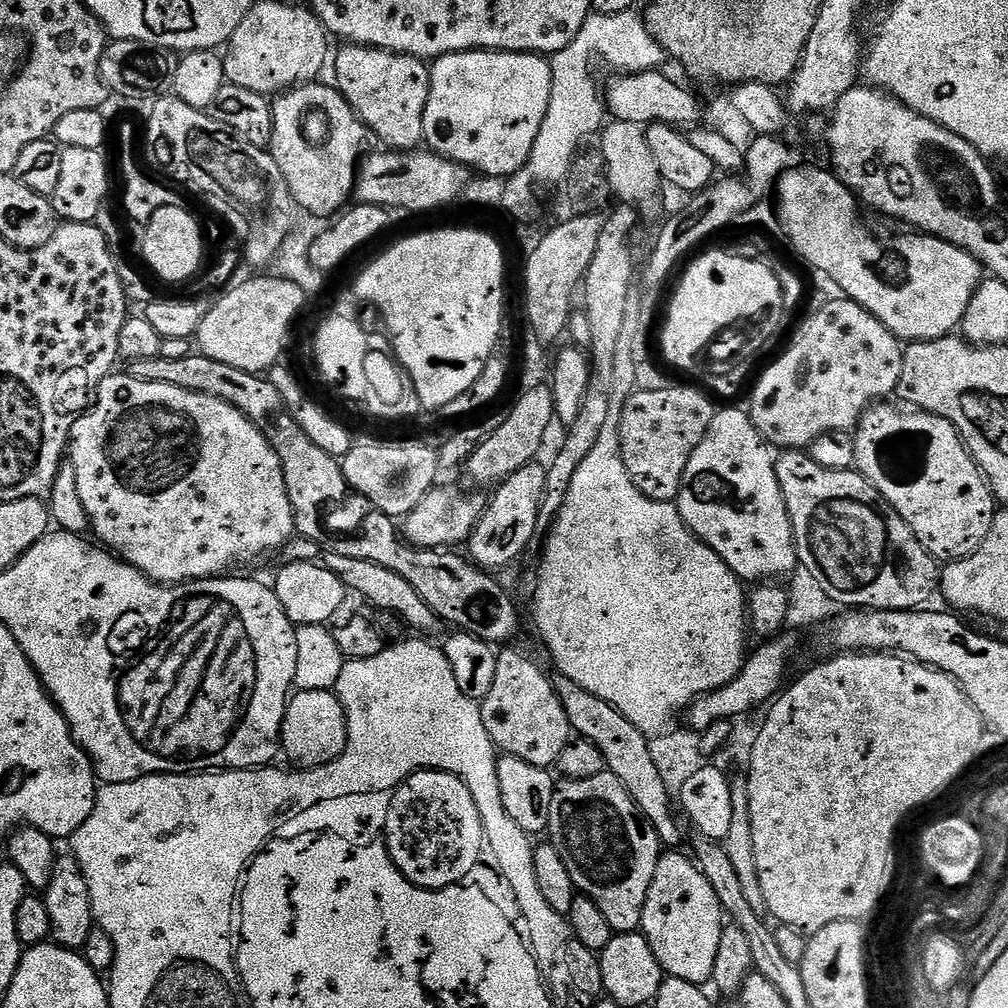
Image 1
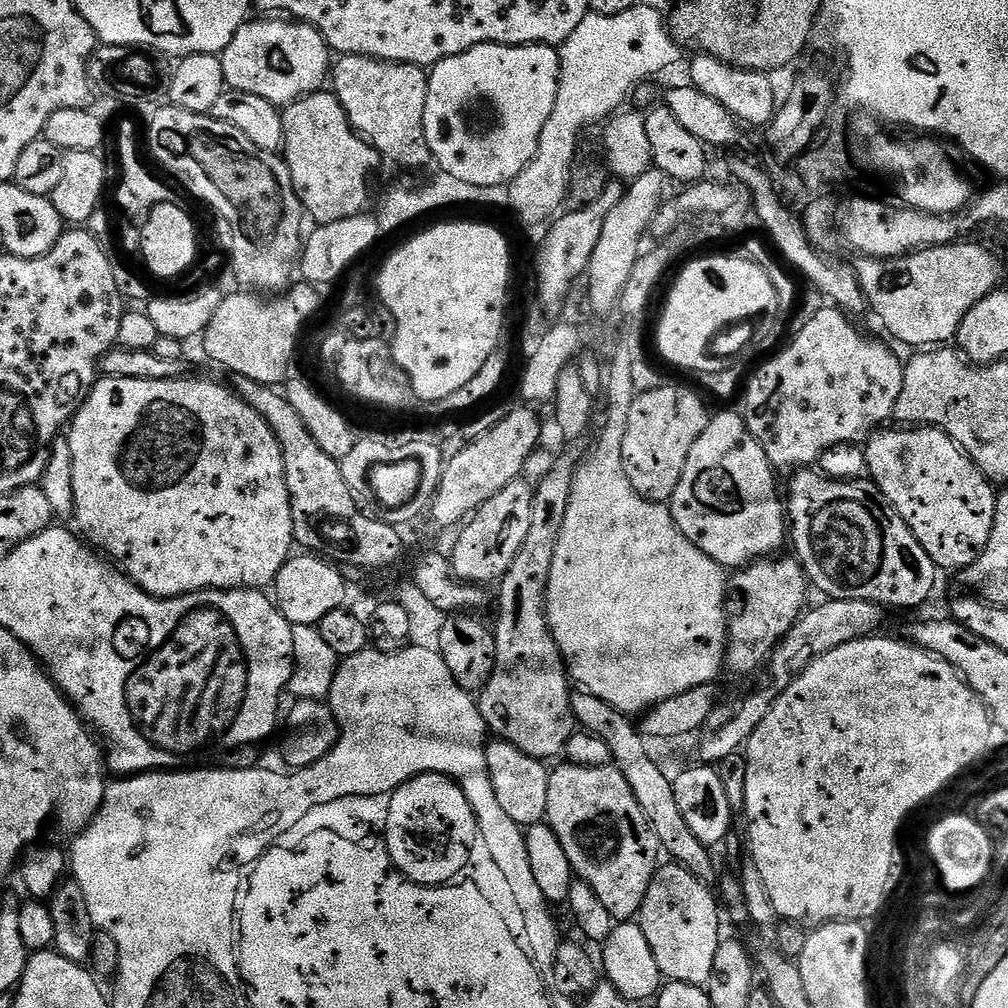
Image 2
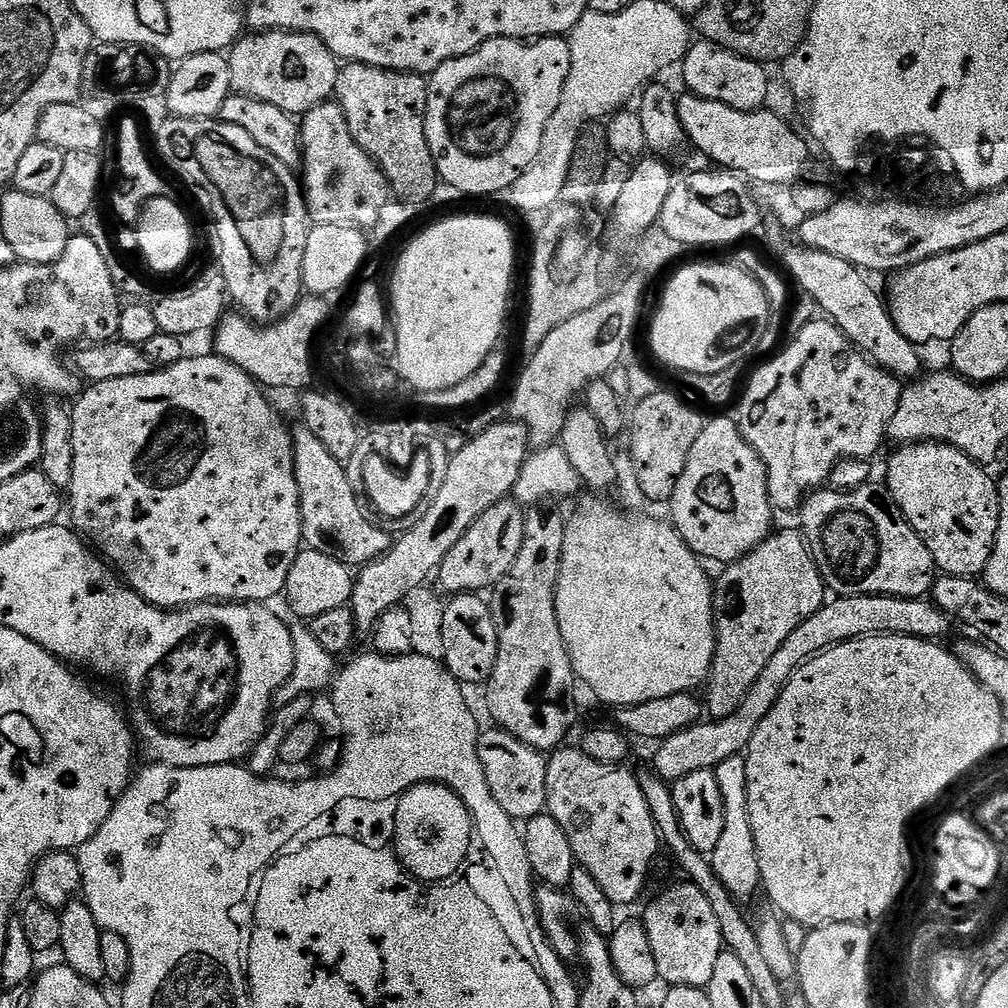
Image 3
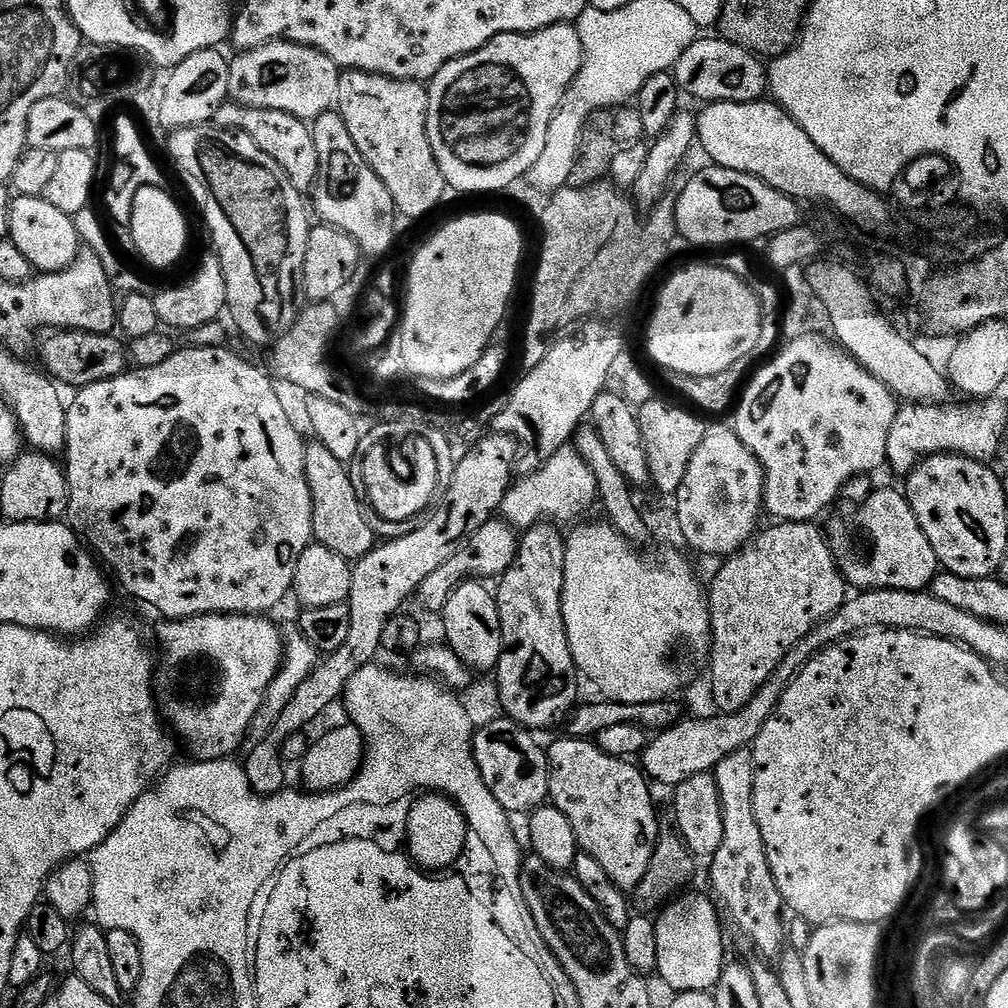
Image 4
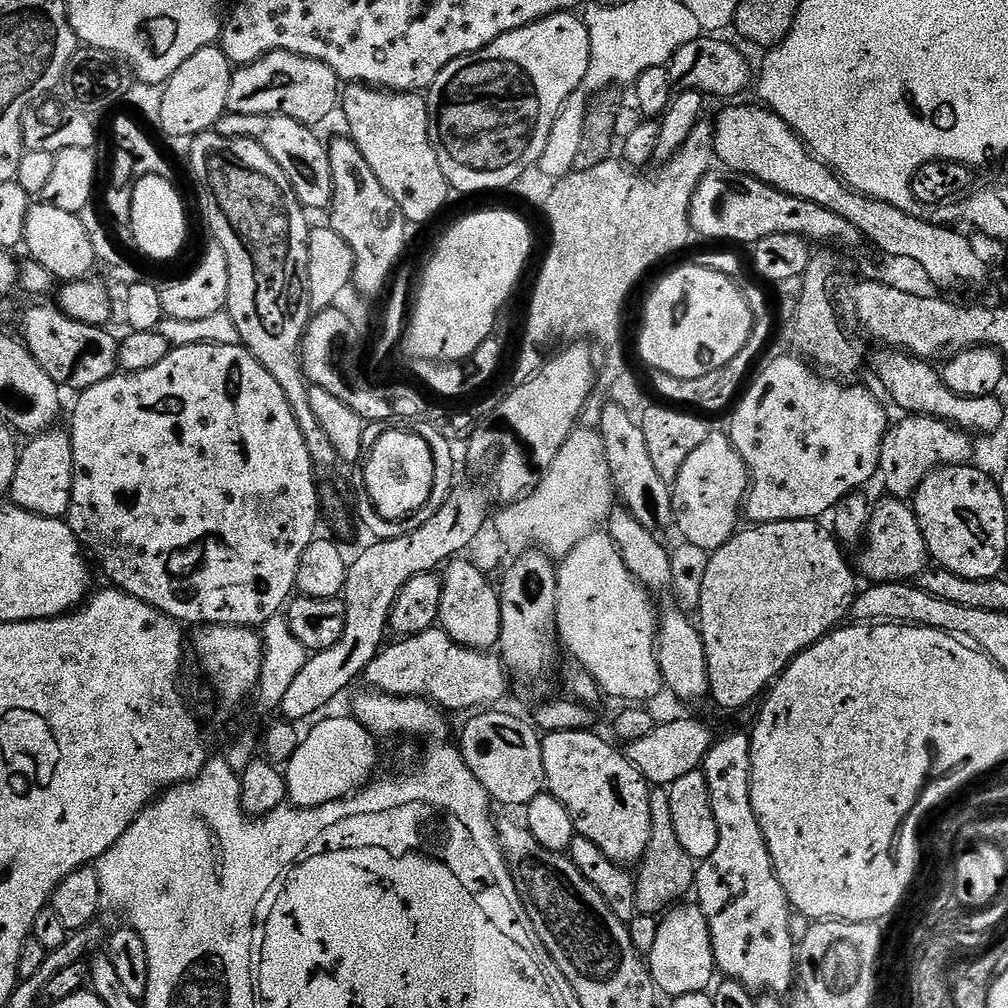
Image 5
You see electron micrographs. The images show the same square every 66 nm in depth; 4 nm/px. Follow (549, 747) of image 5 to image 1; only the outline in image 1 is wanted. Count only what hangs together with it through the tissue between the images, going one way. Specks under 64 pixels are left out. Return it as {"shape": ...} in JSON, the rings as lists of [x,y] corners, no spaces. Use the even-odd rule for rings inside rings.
{"shape":[[[607,770],[602,774],[594,774],[594,778],[561,779],[556,786],[554,802],[550,802],[546,836],[562,857],[577,893],[590,898],[590,902],[602,910],[613,933],[637,931],[642,922],[646,898],[650,894],[650,882],[654,882],[654,870],[662,855],[662,845],[654,826],[650,826],[630,794],[626,794],[626,786],[622,786],[622,782],[618,782],[618,778],[614,778],[614,774]]]}

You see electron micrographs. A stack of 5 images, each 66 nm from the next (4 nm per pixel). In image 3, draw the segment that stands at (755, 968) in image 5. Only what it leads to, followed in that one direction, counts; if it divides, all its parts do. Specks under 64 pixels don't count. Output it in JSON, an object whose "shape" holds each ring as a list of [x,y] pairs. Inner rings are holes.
{"shape":[[[743,755],[726,758],[714,770],[718,778],[718,790],[722,790],[722,806],[726,810],[726,822],[722,826],[722,839],[710,854],[714,874],[722,878],[722,886],[730,890],[740,902],[747,896],[761,891],[760,867],[758,854],[754,846],[754,830],[750,826],[750,810],[748,809],[748,775],[746,774],[746,759]]]}

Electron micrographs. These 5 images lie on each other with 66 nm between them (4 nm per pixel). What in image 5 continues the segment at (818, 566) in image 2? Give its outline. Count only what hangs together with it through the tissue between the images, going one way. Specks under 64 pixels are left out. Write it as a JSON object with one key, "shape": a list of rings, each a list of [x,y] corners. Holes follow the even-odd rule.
{"shape":[[[884,498],[881,504],[877,503],[873,507],[872,517],[868,519],[866,543],[863,548],[864,553],[860,556],[858,572],[863,579],[865,576],[868,582],[877,584],[912,582],[919,578],[930,564],[926,538],[918,526],[916,513],[903,500]]]}

